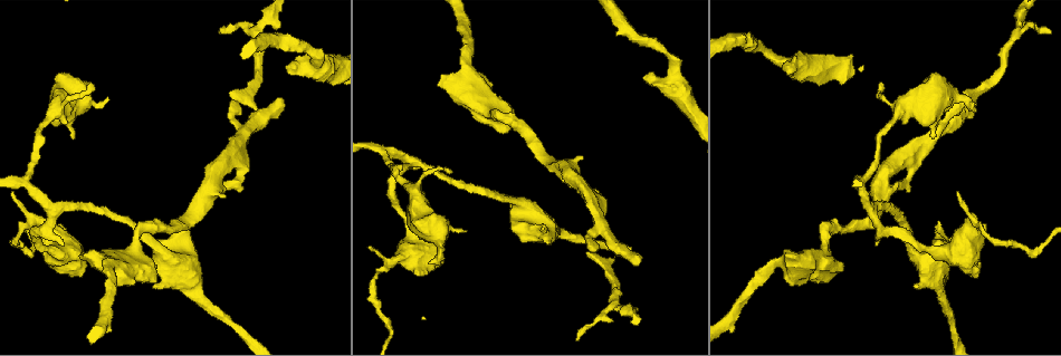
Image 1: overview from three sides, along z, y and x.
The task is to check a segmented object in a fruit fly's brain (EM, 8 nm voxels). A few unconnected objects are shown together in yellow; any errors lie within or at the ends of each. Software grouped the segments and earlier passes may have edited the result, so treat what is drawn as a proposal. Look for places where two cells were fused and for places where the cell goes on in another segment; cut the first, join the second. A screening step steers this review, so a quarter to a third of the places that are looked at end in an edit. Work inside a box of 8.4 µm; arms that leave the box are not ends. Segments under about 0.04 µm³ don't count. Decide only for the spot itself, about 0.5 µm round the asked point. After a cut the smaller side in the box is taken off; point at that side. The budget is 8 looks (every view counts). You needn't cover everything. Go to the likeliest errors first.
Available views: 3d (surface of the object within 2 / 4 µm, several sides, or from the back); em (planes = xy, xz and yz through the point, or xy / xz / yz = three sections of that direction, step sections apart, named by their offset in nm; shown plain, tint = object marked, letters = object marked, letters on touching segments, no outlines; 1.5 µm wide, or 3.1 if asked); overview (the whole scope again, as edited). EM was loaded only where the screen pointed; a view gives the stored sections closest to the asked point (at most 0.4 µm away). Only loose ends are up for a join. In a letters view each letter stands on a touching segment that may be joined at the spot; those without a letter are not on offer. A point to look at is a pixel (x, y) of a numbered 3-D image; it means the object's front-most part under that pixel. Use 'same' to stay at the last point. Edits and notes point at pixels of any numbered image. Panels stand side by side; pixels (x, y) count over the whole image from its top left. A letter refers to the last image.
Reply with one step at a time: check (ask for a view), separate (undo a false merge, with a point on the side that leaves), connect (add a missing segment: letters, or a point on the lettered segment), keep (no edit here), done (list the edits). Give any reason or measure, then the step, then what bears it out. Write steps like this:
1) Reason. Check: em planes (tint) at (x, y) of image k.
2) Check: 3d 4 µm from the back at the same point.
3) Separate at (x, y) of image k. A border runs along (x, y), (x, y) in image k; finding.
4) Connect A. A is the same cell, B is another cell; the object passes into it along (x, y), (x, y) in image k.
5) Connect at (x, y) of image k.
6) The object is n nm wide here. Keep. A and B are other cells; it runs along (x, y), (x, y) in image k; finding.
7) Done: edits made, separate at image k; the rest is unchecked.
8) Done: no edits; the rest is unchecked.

Free end. Check: em planes (plain) at (785, 65) of image 1.

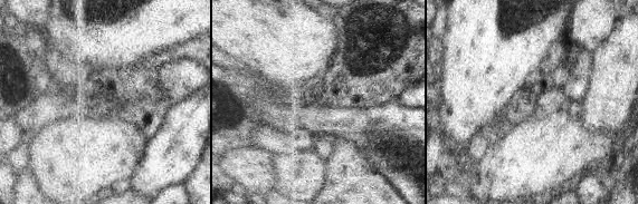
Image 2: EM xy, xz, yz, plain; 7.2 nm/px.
Check: em planes (letters) at the same point.

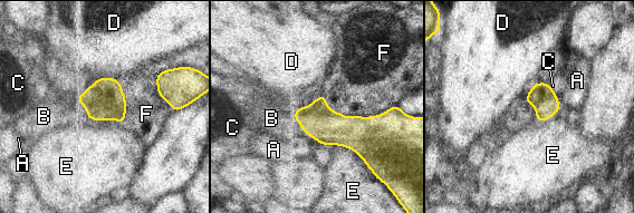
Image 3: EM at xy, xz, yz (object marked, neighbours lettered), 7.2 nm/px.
The longest contact is with F, 500 nm. Connect B. B is the same cell, A, C, D, E and F are other cells; it goes on there.

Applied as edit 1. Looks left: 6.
An open end. Check: 3d 2 µm from the back at (784, 256) of image 1.

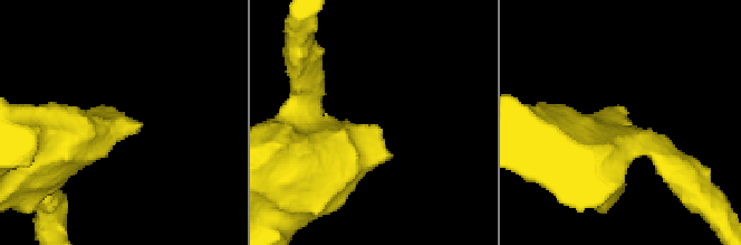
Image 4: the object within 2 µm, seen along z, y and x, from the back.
Now the EM. Check: em planes (plain) at (621, 121) of image 4.

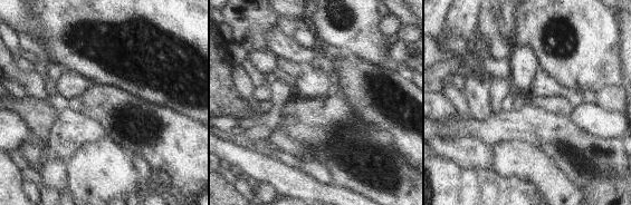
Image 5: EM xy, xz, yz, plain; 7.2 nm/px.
Check: em planes (letters) at the same point.

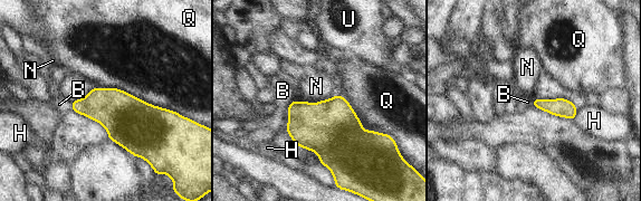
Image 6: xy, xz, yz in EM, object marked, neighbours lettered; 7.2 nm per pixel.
The object is 300 nm wide here; the longest contact is with Q, 650 nm. Keep. B, H, N, Q and U are other cells; none of them fits.

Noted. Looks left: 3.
Thin end. Check: 3d 2 µm at (448, 168) of image 1.

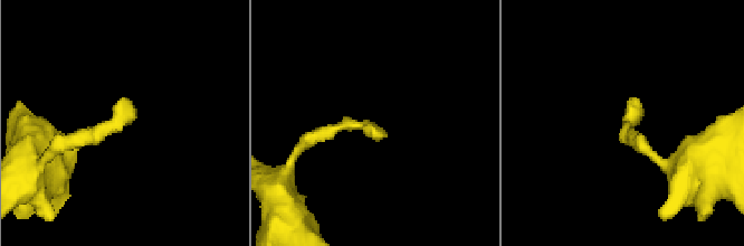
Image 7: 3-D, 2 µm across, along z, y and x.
Now the EM. Check: em planes (letters) at (377, 124) of image 7.

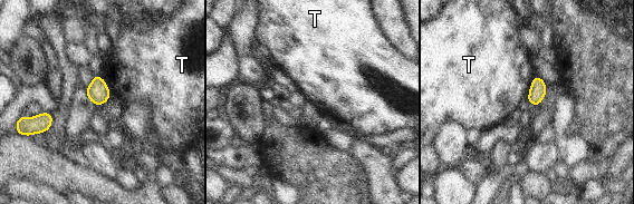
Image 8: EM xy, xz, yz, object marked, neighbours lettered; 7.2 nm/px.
Keep. T is another cell; a border runs along (536, 75), (529, 88), (527, 103) in image 8; no lettered segment goes on from it.

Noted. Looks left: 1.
Done: edits made, connect at image 3; the rest is unchecked.

